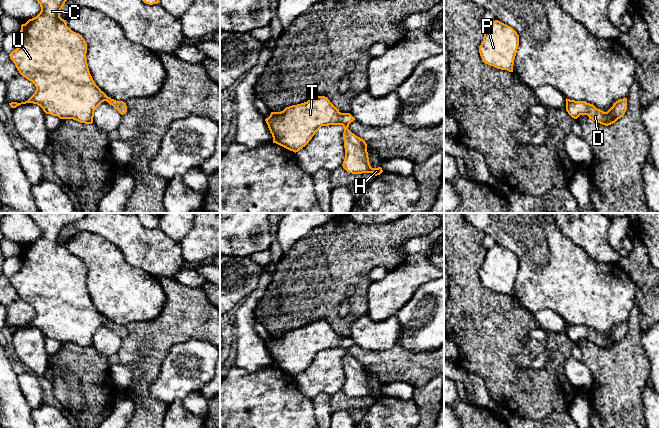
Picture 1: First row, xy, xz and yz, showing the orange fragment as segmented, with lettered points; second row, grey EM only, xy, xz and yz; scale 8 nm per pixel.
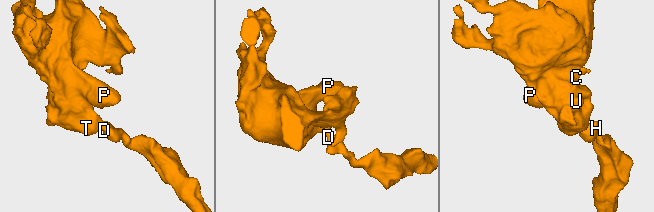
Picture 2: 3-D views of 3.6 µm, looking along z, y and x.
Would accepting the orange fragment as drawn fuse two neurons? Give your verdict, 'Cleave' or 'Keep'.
Keep

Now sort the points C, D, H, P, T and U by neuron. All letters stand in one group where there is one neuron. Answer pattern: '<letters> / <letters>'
C D H P T U

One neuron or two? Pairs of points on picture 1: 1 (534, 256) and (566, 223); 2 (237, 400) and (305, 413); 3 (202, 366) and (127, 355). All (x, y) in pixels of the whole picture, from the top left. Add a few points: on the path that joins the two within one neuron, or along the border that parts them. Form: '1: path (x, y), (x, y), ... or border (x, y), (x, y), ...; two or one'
1: border (555, 223), (577, 245); two
2: path (254, 404), (265, 414), (288, 414); one
3: border (179, 343), (170, 349), (152, 381); two

